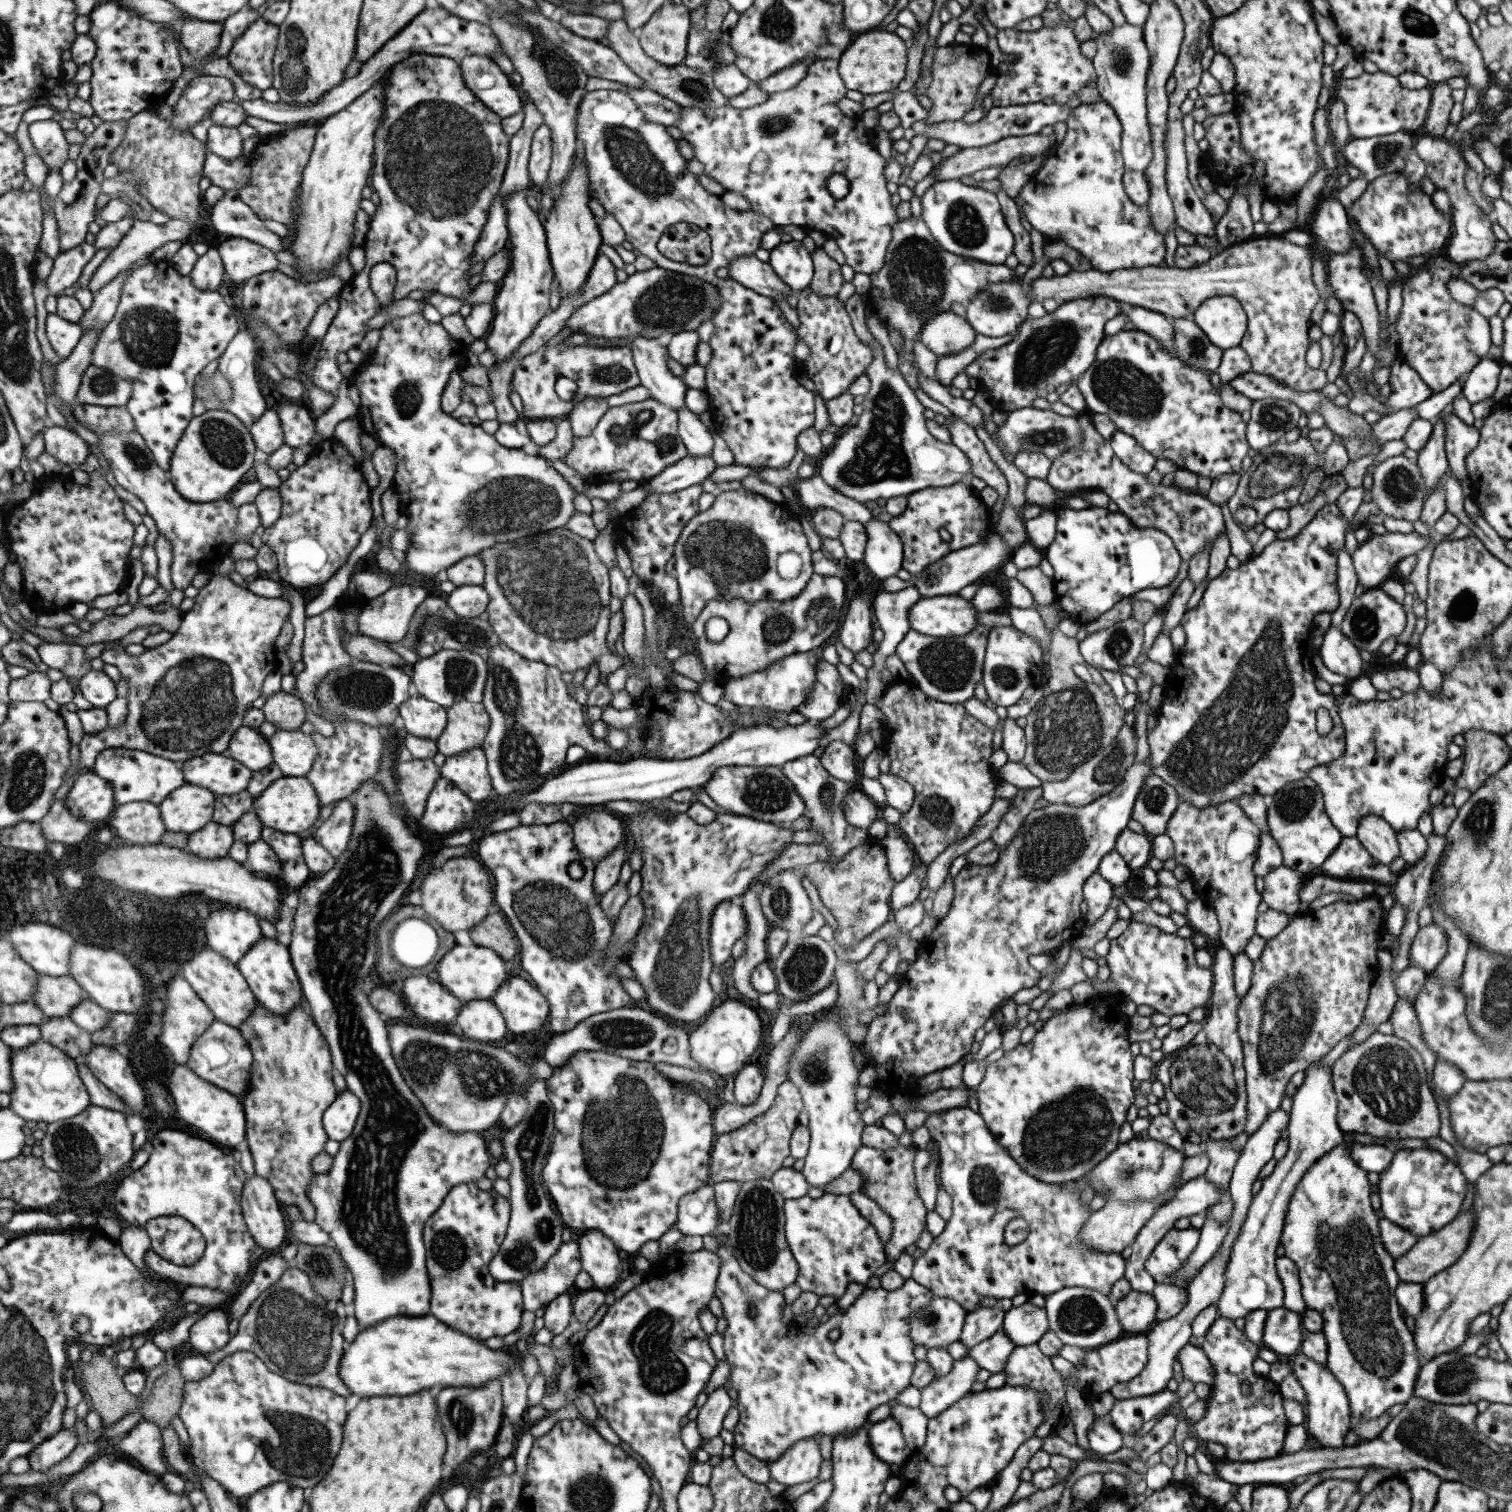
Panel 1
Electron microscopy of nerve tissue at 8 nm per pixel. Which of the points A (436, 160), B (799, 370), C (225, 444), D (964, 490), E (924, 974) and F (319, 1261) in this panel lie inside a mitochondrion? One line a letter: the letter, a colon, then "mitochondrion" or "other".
A: mitochondrion
B: other
C: mitochondrion
D: other
E: other
F: mitochondrion

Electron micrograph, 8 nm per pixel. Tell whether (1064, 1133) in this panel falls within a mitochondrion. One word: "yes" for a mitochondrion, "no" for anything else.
yes

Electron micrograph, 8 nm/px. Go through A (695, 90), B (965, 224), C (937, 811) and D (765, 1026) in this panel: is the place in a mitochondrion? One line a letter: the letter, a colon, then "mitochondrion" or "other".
A: mitochondrion
B: mitochondrion
C: mitochondrion
D: other

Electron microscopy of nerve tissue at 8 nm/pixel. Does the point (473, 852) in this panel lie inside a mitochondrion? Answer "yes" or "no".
no

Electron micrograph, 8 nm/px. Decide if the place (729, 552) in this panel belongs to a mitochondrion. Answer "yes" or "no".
yes

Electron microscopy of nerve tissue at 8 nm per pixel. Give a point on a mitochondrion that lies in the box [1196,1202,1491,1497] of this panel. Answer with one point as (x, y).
(1454, 1377)

